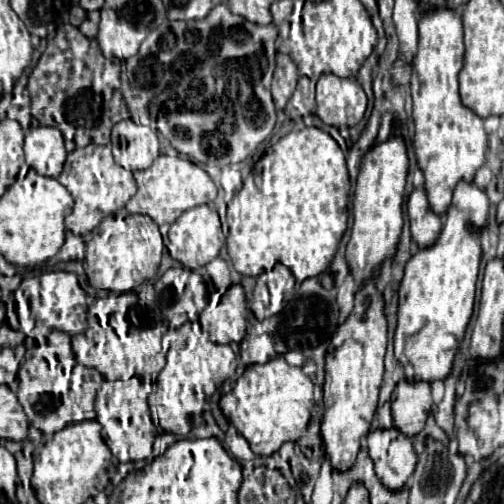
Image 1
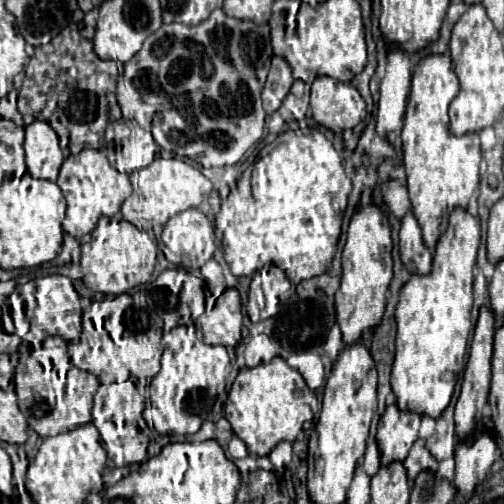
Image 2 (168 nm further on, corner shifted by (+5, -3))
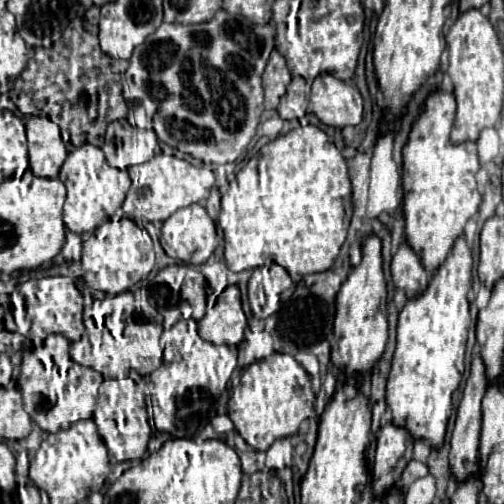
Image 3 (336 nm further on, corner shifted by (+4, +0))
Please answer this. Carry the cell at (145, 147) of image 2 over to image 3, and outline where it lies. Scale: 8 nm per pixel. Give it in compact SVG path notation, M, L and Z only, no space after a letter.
M118 119L110 125L112 125L110 129L114 131L106 133L106 141L102 145L108 165L118 169L128 169L134 167L132 165L140 165L154 157L154 151L158 149L158 139L154 129L134 127L126 119Z

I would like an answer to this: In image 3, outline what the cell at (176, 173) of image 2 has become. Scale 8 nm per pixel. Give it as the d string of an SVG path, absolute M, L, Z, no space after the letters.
M158 145L155 155L150 161L146 161L142 165L134 165L134 167L128 169L130 179L132 179L132 187L126 195L126 201L124 201L122 209L134 221L140 221L140 219L164 221L174 211L208 199L210 189L216 181L212 169L196 167L196 165L188 163L186 159L178 159L174 155L164 155L164 153L159 152L160 146Z

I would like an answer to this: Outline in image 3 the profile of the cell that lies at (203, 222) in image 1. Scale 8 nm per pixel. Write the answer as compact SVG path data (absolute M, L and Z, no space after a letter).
M196 203L178 209L164 221L160 243L170 257L188 265L202 265L218 245L216 225L206 209Z

